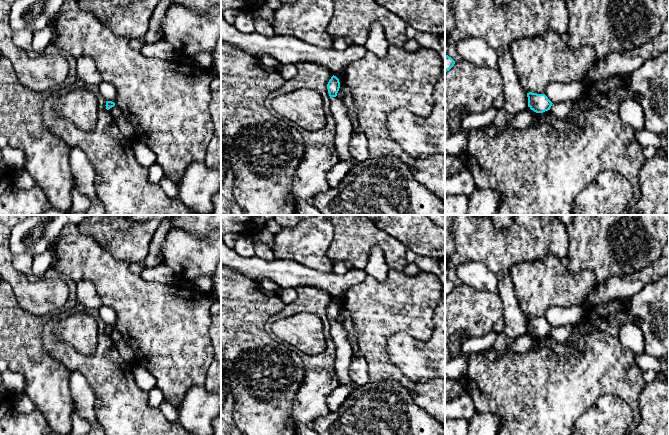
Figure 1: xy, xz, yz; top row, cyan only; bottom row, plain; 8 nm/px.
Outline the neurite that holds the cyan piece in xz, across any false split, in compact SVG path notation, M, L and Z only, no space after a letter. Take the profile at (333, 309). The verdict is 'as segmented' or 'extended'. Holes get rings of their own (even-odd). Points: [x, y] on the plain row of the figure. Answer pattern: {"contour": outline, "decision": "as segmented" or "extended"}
{"contour": "M332 300L327 308L328 317L330 320L330 334L333 342L336 345L336 359L335 369L341 385L353 385L353 389L358 388L350 378L349 369L350 362L353 358L351 346L346 337L346 331L342 324L337 321L337 317L340 312L339 303L336 300Z", "decision": "extended"}

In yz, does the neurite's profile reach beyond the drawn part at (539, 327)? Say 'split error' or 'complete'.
split error

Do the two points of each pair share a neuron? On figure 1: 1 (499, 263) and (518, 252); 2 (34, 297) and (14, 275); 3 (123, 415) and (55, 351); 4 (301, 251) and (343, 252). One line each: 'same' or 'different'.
1: same
2: same
3: same
4: different

